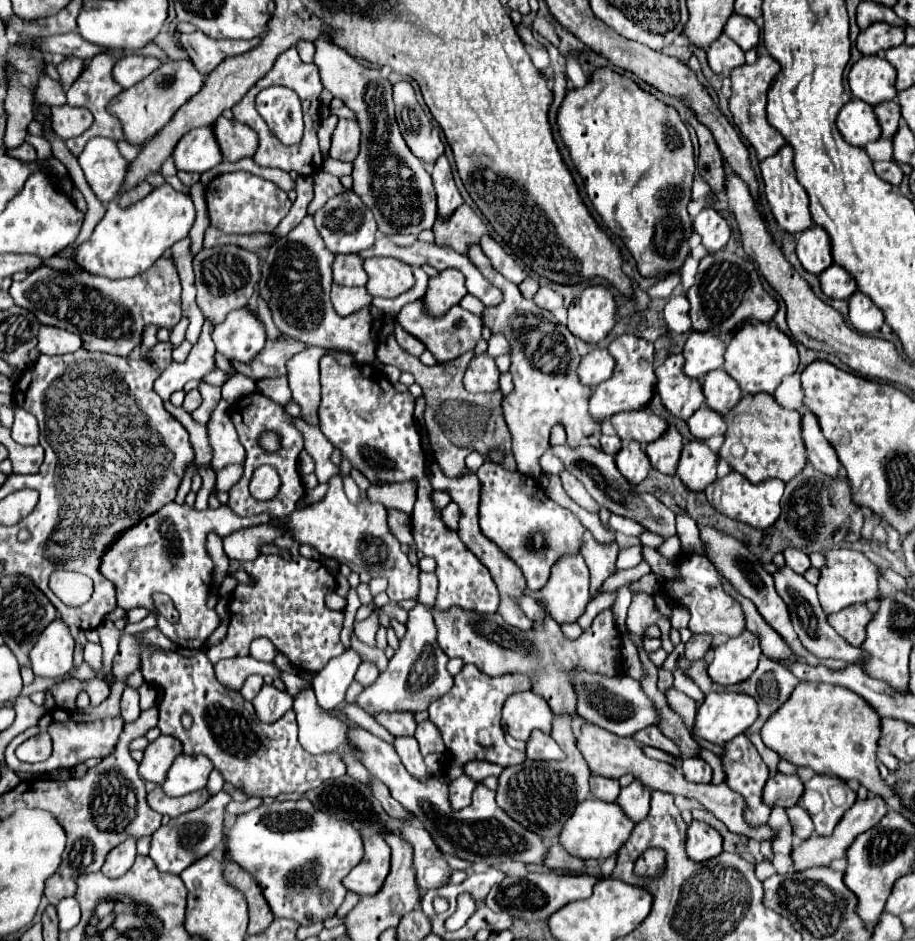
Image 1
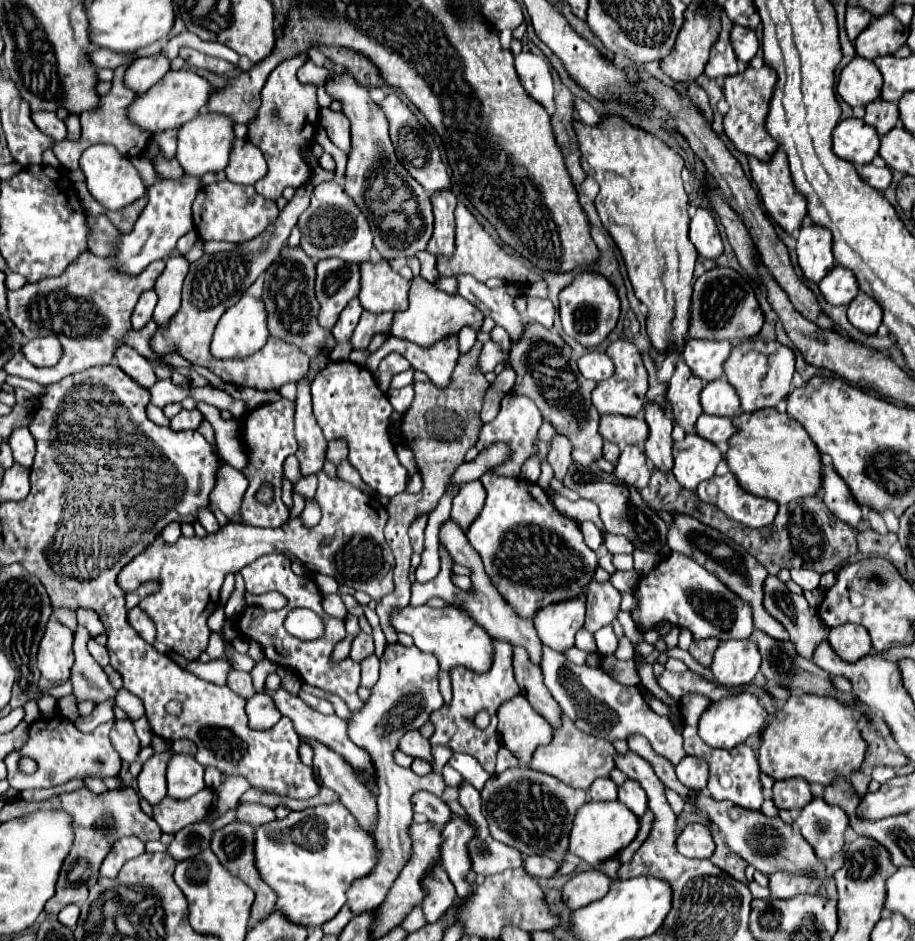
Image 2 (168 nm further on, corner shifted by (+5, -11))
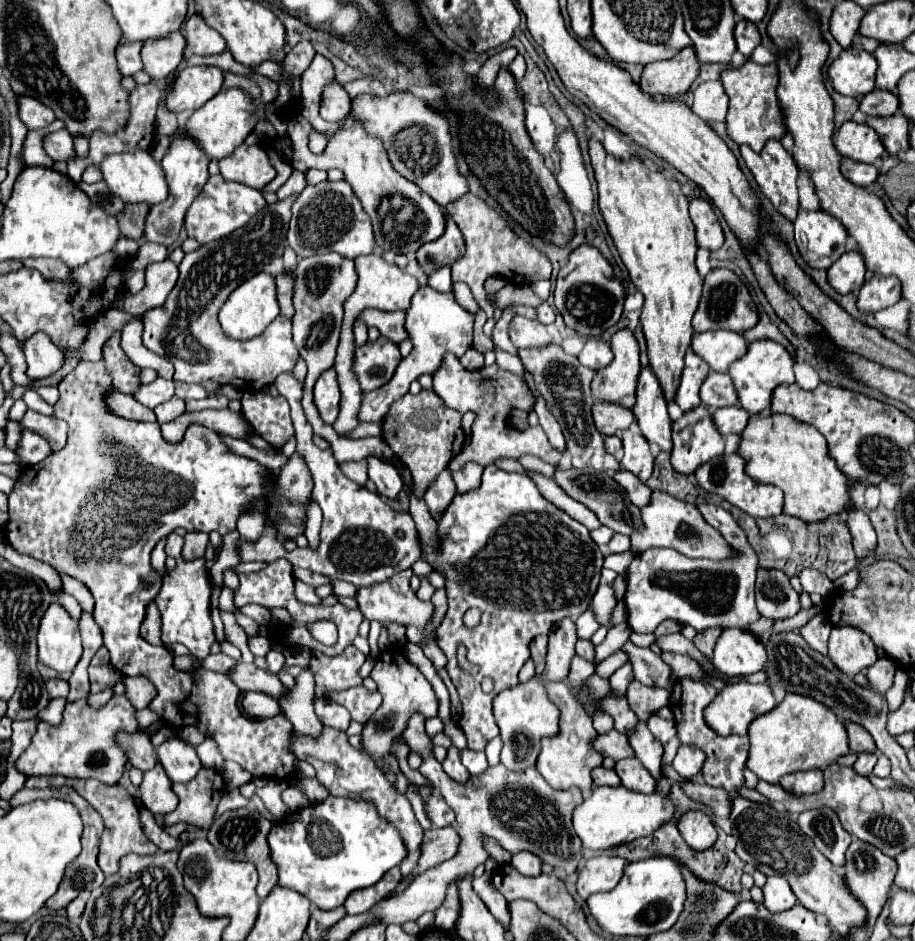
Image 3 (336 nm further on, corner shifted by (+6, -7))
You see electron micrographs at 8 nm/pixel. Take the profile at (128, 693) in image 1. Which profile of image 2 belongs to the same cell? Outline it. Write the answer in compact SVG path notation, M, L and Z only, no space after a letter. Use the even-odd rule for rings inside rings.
M116 720L114 732L110 732L110 740L124 762L136 760L136 756L140 752L140 740L134 734L134 726L130 720Z

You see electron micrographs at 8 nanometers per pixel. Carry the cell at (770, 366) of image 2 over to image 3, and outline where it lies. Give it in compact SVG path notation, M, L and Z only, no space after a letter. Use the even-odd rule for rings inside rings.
M755 340L755 342L751 342L749 352L743 358L739 358L731 364L729 374L731 374L735 390L739 394L739 406L745 408L749 414L757 414L757 412L771 406L771 394L773 394L775 386L795 382L793 360L791 360L789 352L773 340Z

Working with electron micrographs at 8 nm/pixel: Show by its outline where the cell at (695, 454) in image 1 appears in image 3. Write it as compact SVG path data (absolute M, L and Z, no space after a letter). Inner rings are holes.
M705 404L673 422L671 464L681 474L693 474L699 464L723 454L723 438Z

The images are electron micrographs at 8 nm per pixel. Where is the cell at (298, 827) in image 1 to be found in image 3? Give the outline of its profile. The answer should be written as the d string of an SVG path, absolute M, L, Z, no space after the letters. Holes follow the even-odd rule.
M329 796L325 802L301 808L281 822L273 824L269 834L269 848L279 868L279 886L301 892L321 910L337 908L347 900L351 892L377 884L391 868L399 866L407 856L407 848L397 828L377 814L373 802L339 796Z

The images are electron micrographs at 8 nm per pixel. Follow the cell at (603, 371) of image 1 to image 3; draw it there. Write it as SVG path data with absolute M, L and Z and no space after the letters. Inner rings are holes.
M589 338L577 358L583 366L587 366L591 370L599 370L599 368L605 368L613 360L613 350L611 350L609 342L601 340L601 338Z

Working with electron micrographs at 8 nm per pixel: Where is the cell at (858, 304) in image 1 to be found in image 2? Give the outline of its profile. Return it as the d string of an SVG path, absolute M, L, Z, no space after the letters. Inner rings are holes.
M860 292L848 306L848 320L854 328L858 328L864 334L876 334L880 322L882 322L882 310L880 306L868 298L864 292Z

